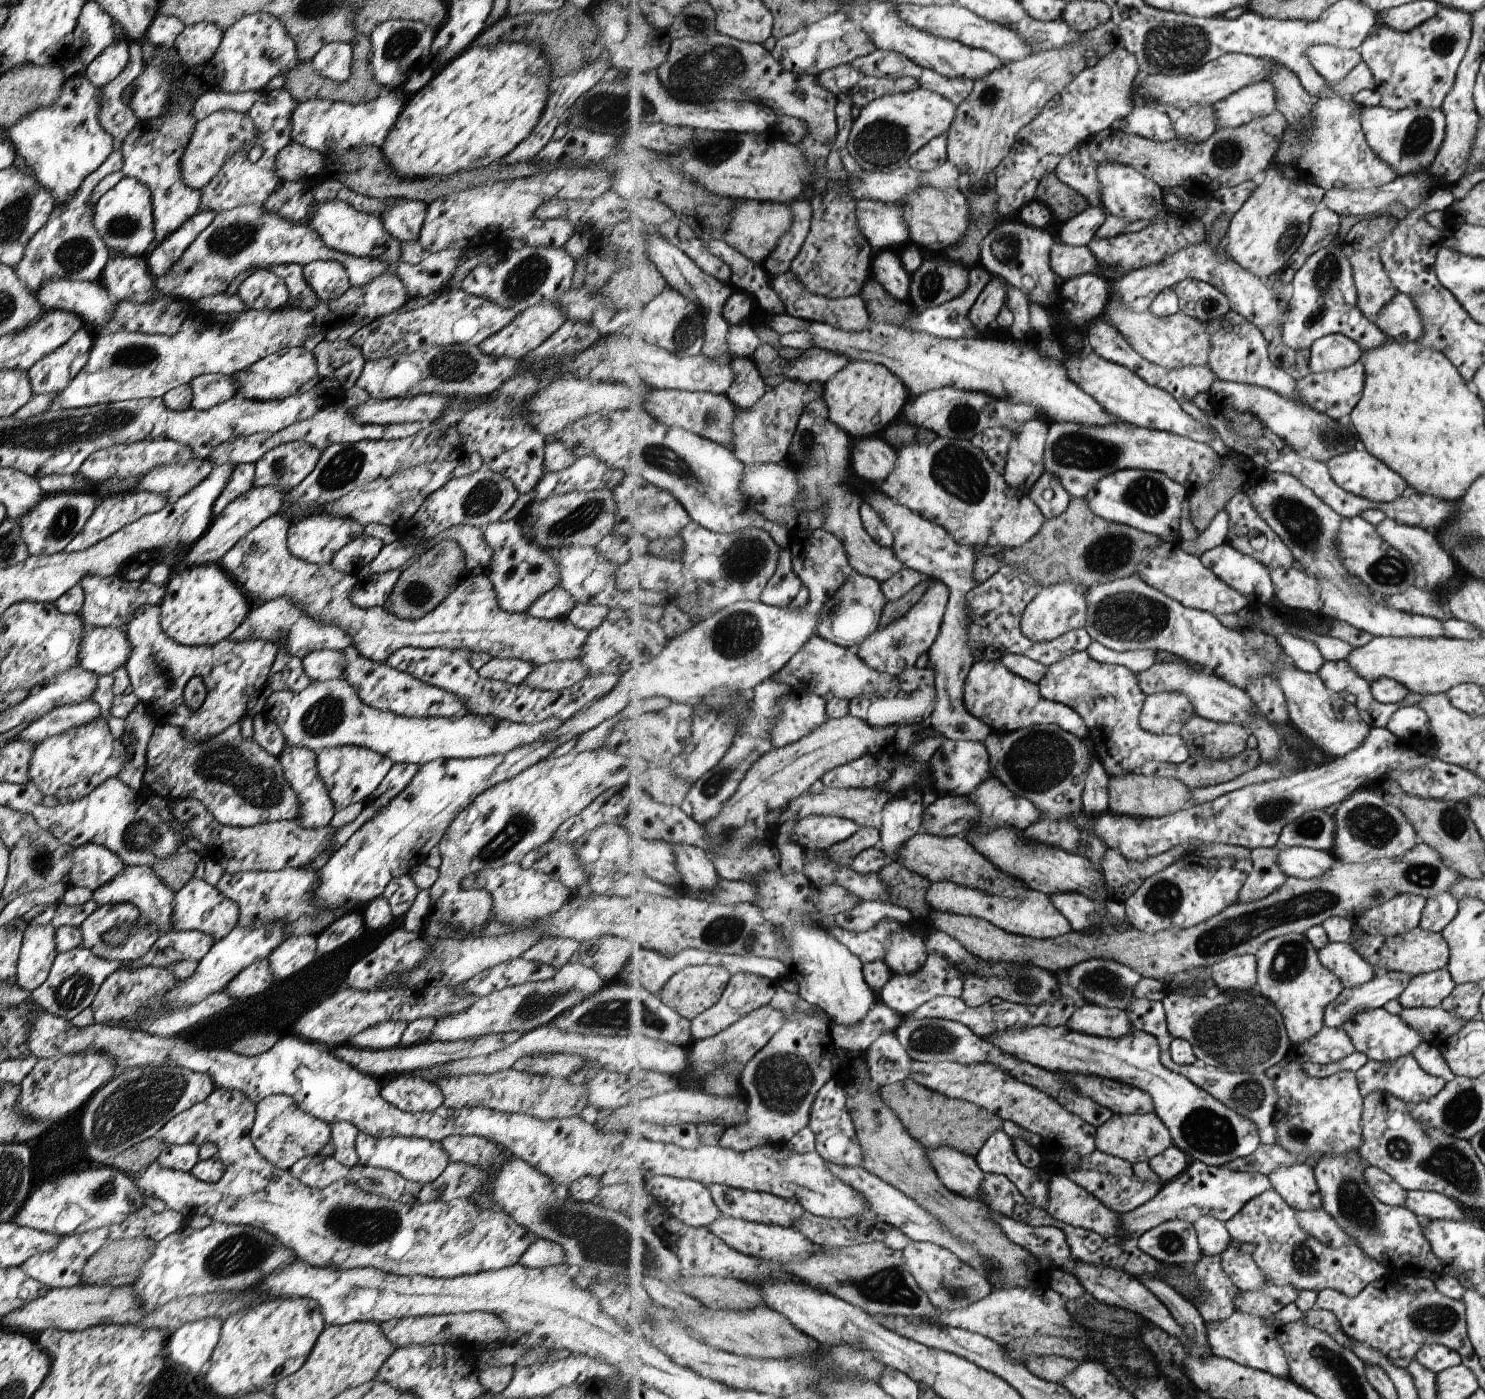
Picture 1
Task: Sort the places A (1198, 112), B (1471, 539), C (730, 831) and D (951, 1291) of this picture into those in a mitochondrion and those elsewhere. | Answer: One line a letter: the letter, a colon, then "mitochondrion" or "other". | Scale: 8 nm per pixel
A: other
B: mitochondrion
C: mitochondrion
D: mitochondrion

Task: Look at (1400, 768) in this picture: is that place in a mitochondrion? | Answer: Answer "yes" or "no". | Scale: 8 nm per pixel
no

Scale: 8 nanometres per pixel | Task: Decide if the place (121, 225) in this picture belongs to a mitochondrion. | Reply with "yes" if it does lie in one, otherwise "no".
yes

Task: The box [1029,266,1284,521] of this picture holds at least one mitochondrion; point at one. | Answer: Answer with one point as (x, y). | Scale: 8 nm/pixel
(1080, 451)

